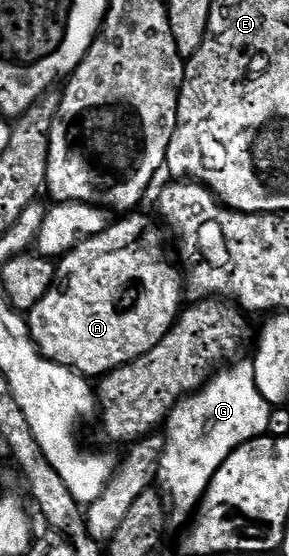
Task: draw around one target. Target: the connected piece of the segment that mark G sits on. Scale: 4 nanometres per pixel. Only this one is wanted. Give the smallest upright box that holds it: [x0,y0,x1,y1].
[159,362,271,520]

